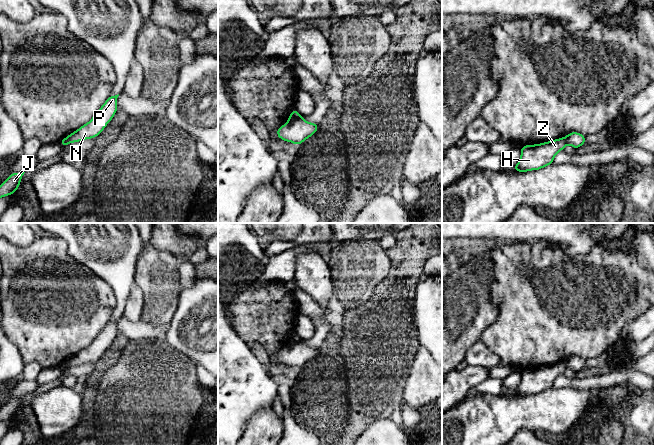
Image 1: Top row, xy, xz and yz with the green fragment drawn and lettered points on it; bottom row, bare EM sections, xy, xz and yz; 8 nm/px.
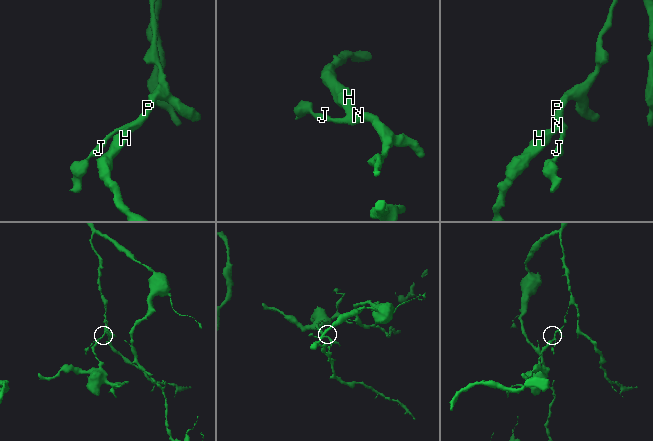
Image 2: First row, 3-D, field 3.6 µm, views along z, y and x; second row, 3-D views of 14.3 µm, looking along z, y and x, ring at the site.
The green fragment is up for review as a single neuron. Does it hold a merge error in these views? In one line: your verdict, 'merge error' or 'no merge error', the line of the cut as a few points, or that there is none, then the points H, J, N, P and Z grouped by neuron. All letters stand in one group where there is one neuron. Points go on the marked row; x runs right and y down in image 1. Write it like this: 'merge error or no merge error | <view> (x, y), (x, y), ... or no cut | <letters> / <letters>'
merge error | xz (300, 116), (288, 122) | H Z / J N P

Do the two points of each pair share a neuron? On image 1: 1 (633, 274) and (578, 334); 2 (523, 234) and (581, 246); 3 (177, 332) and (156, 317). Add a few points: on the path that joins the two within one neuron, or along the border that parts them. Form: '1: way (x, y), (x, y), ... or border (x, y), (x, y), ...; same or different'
1: way (623, 290), (605, 313), (599, 313), (594, 318); same
2: way (537, 233), (567, 233); same
3: border (178, 302), (169, 324); different

